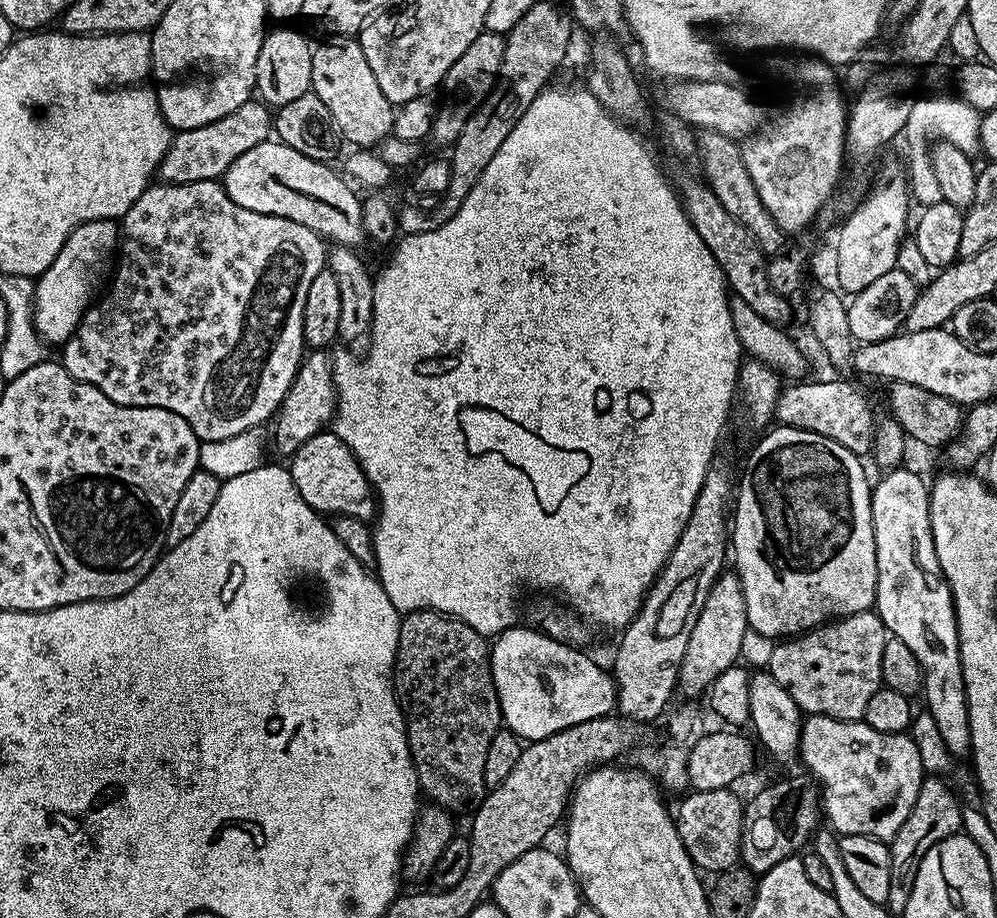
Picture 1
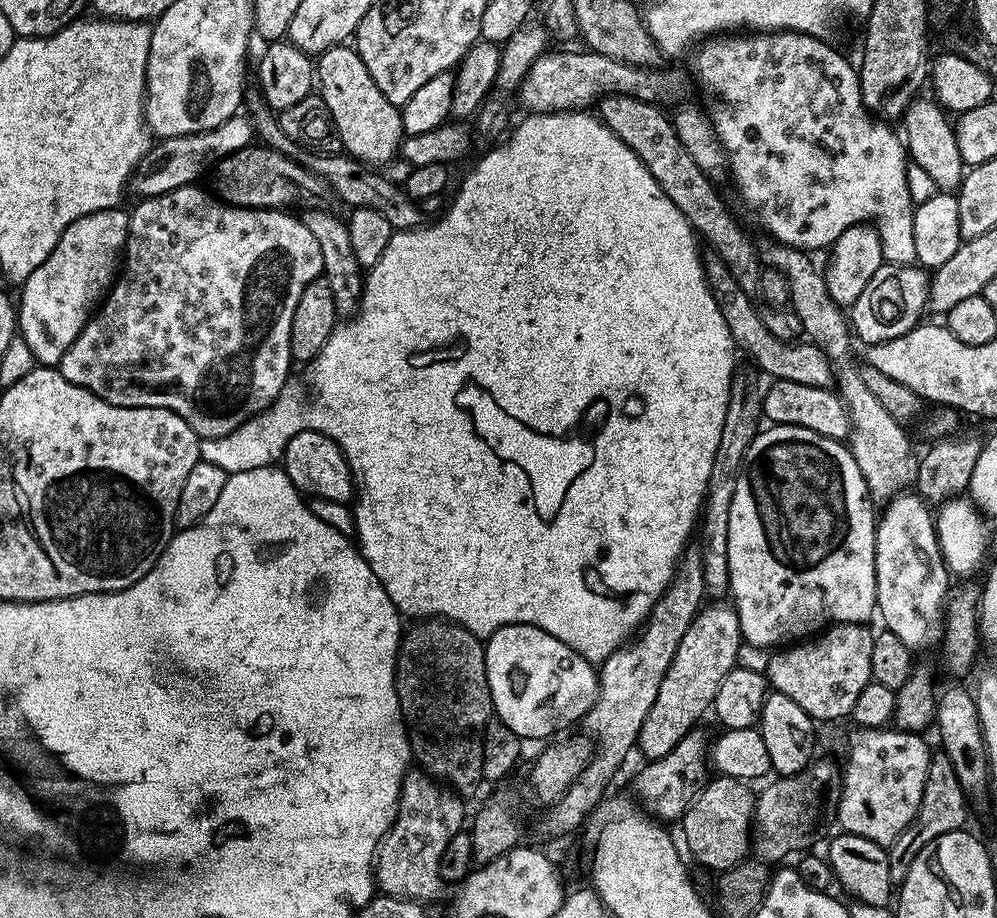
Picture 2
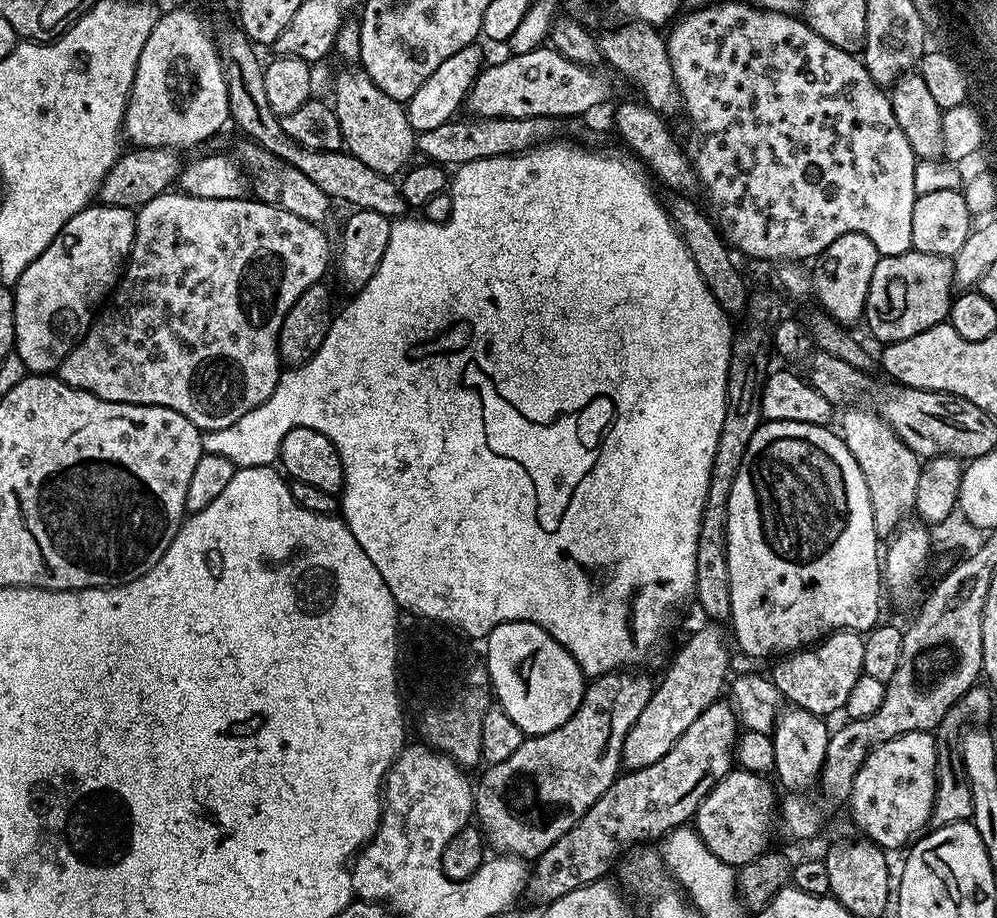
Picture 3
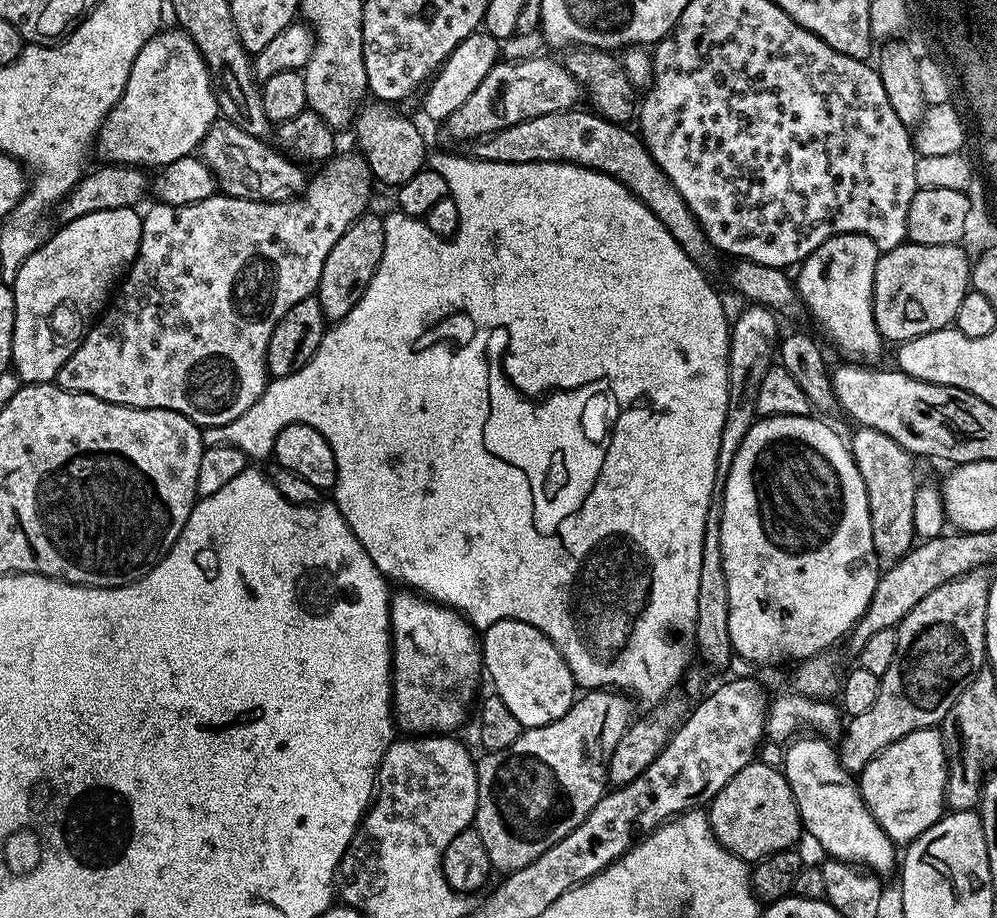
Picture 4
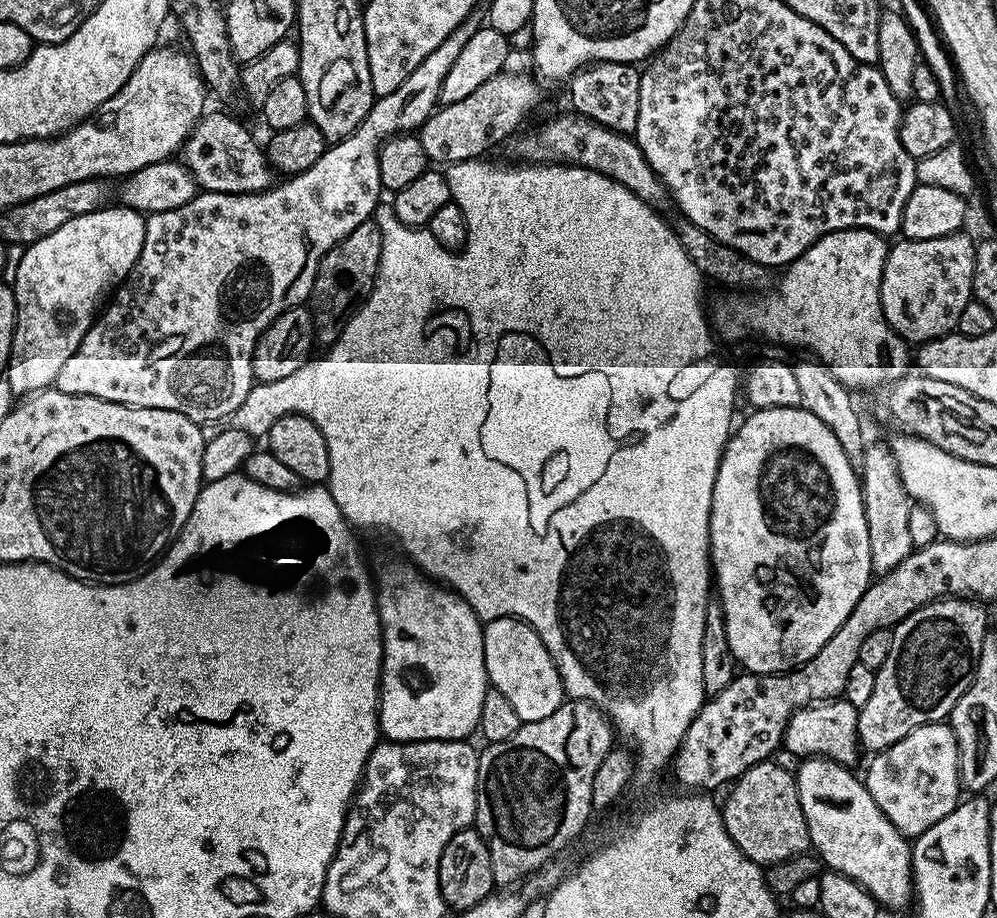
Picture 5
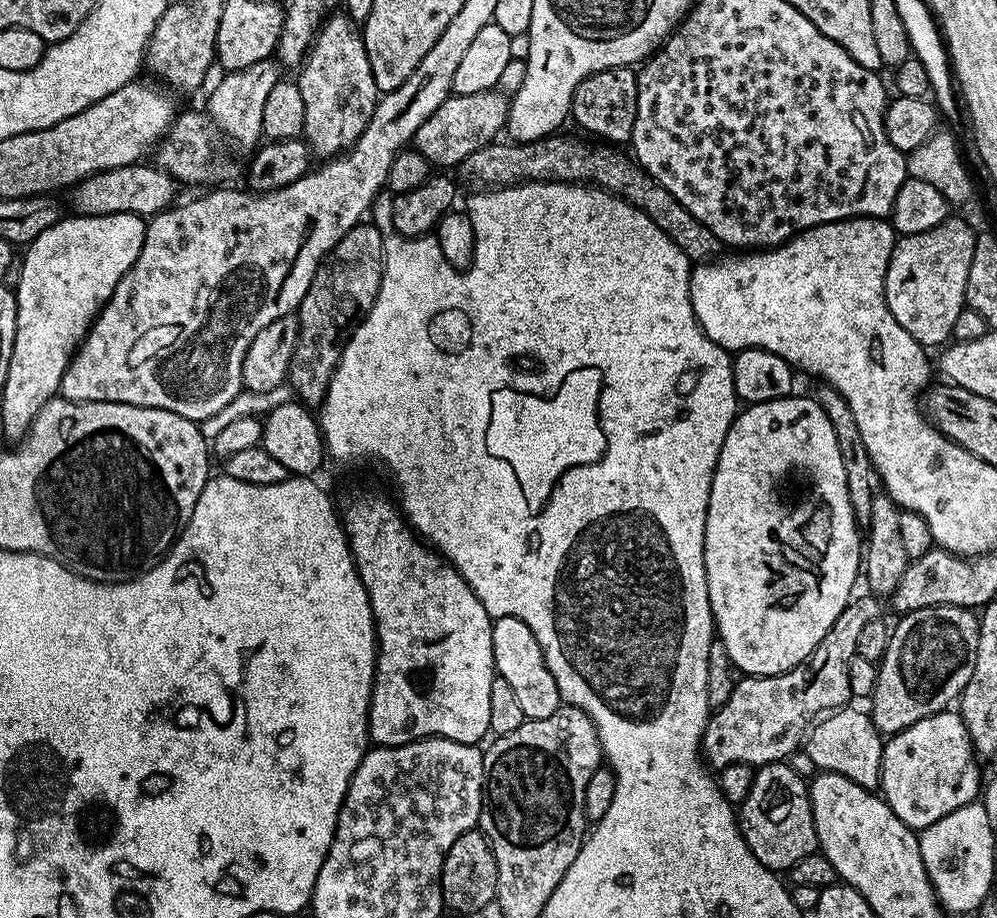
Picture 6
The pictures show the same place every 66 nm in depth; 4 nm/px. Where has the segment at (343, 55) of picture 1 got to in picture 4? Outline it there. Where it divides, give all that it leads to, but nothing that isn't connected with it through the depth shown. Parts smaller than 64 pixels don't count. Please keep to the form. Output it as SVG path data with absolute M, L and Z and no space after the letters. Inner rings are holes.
M388 102L365 103L356 113L354 129L356 140L360 143L359 155L368 163L368 170L373 181L389 184L392 190L410 182L414 174L426 167L424 160L424 136L420 128L412 120L407 120L400 112L395 112ZM368 104L368 105L367 105Z

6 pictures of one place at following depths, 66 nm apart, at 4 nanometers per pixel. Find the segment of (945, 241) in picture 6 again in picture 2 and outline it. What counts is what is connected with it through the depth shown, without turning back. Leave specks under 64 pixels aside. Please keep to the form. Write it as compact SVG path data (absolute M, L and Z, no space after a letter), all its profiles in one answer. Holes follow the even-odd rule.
M887 262L881 264L874 274L874 278L870 278L870 282L866 282L866 290L862 290L862 294L858 294L858 298L850 306L851 331L857 337L860 335L864 339L865 345L886 342L890 338L906 335L912 328L921 323L922 317L920 315L925 315L928 307L929 283L929 273L923 267L911 264L889 264Z

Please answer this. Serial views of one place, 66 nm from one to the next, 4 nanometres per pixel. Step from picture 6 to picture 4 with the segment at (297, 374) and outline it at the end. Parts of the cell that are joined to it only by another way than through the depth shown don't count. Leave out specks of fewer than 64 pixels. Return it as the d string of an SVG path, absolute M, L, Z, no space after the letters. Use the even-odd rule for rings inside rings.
M365 214L359 216L334 242L330 254L326 254L326 262L322 266L320 283L317 284L315 297L319 300L324 319L328 322L335 322L346 318L354 306L358 306L358 298L370 286L370 278L378 270L378 262L382 262L382 250L386 242L386 230L384 229L384 216L371 216Z

